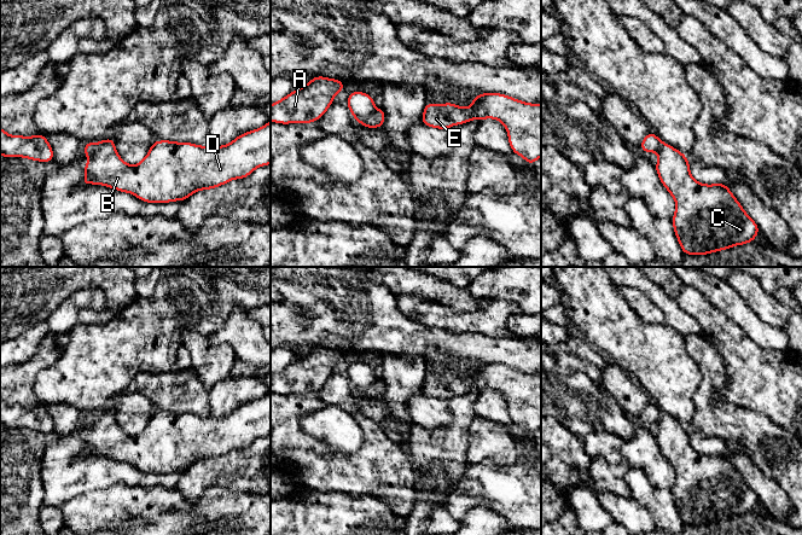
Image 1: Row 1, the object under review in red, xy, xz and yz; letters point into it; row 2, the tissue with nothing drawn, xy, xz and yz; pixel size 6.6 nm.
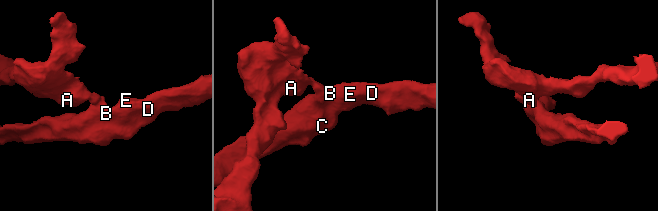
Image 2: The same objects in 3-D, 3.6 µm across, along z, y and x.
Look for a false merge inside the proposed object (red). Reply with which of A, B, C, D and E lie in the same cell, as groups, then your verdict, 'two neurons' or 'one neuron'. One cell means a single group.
A / B C D E; two neurons

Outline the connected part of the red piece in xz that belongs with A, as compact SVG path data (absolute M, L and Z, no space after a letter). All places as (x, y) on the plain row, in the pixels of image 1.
M315 347L303 357L271 376L271 392L313 394L325 385L335 366L343 361L345 355L339 350Z

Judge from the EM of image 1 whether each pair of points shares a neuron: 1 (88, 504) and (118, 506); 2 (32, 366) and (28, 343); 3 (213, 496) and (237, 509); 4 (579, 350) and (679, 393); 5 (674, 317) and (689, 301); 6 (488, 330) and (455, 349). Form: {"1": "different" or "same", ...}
{"1": "same", "2": "different", "3": "same", "4": "different", "5": "different", "6": "different"}

